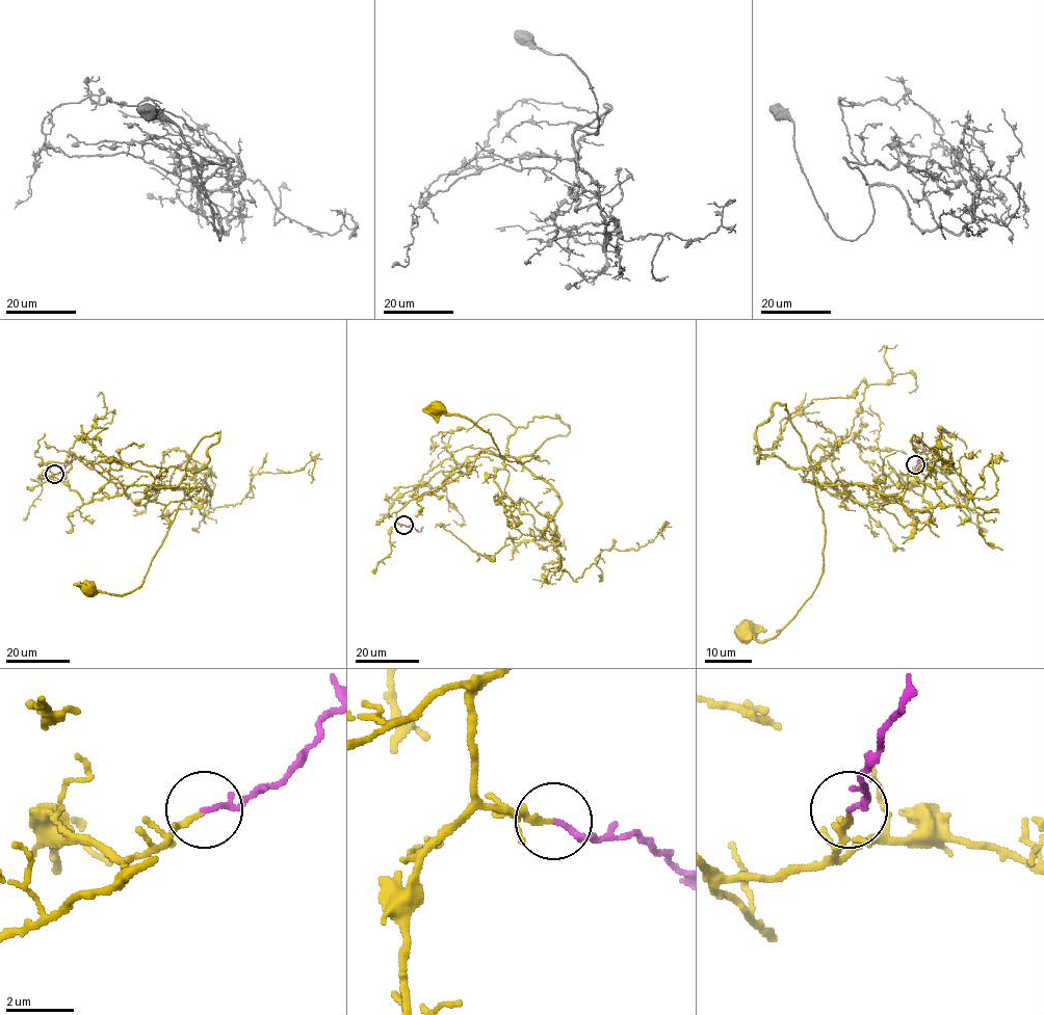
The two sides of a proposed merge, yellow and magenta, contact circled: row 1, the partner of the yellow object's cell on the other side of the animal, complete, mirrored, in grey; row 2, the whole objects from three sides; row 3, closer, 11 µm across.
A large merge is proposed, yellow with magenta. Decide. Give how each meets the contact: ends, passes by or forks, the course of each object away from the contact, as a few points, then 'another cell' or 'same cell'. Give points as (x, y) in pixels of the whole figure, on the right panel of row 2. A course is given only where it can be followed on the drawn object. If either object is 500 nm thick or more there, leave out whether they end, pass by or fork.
yellow ends there; magenta ends there; yellow runs (915, 465), (879, 476), (865, 507), (807, 481), (821, 509), (824, 571), (776, 636), (745, 629); magenta runs (915, 464), (925, 449), (917, 436); same cell

